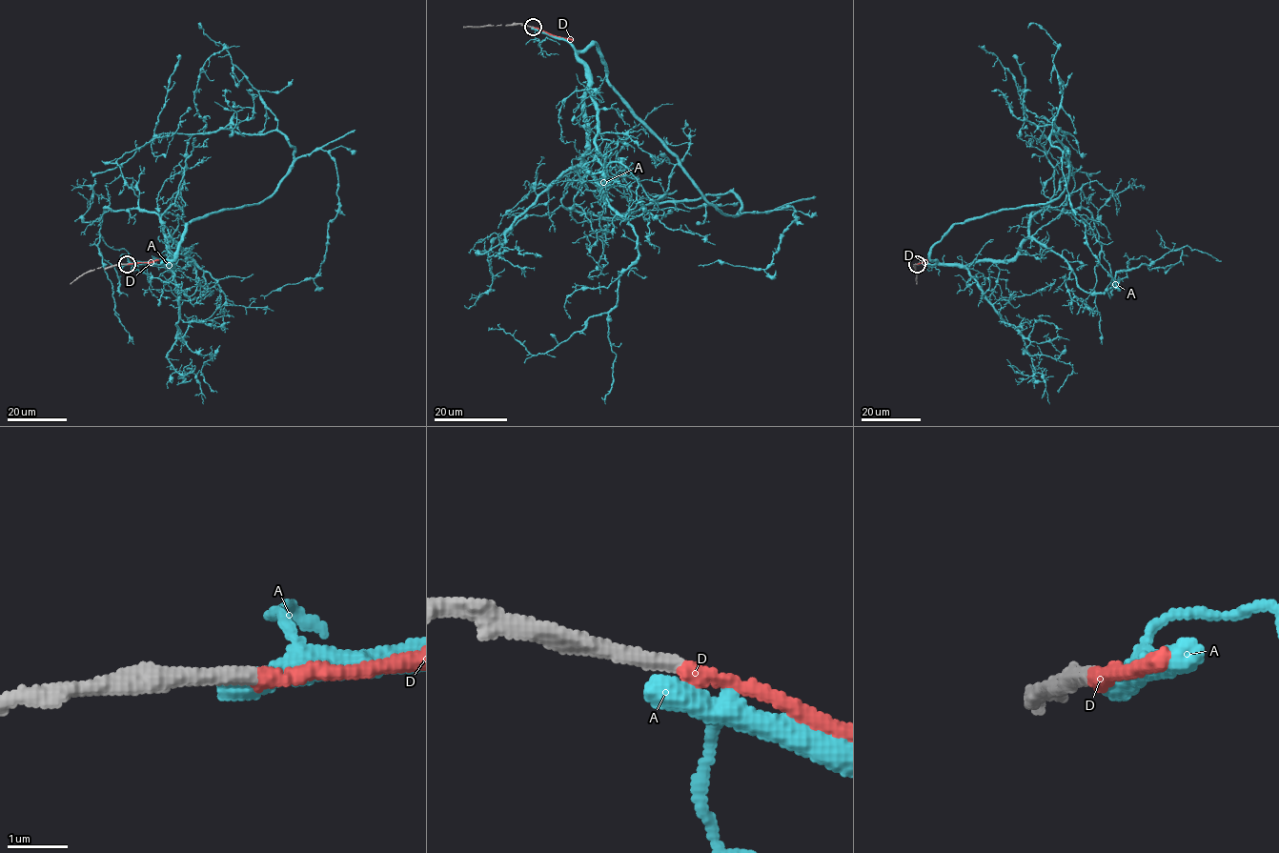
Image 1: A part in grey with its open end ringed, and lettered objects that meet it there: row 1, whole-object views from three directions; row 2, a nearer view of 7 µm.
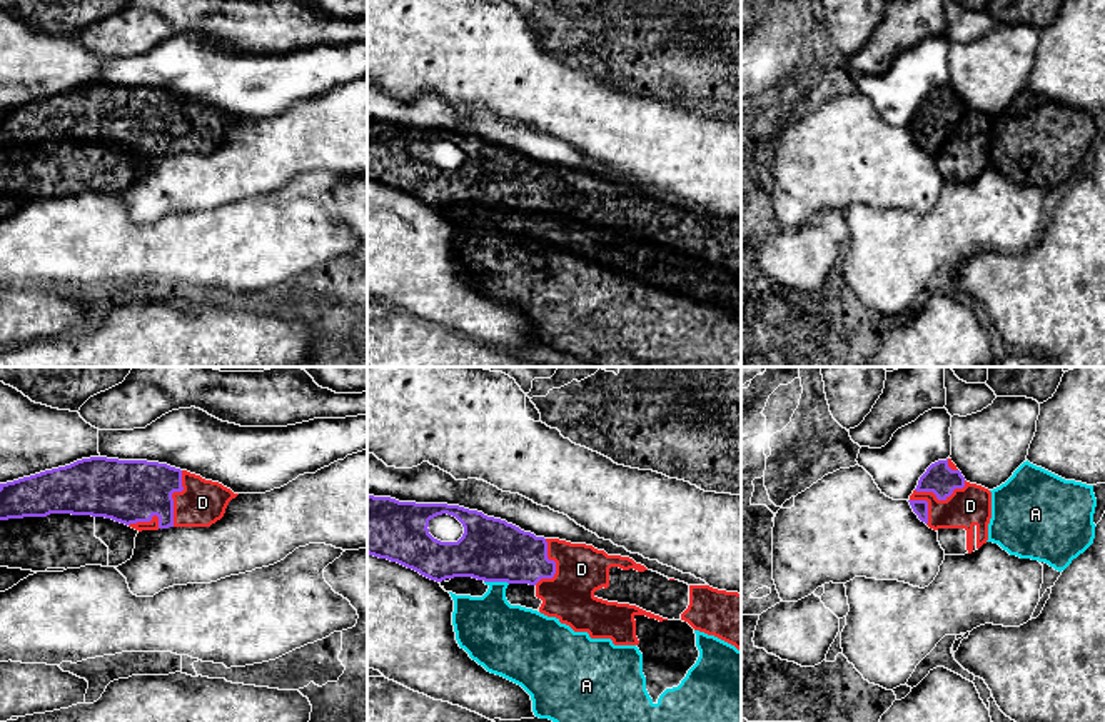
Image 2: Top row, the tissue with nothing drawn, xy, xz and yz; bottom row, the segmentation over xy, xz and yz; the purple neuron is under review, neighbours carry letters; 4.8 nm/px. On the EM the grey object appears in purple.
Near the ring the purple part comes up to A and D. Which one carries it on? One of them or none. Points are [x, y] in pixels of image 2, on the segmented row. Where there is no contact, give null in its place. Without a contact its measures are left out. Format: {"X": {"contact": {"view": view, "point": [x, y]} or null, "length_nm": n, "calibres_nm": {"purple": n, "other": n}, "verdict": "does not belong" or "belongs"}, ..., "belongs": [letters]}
{"A": {"contact": {"view": "xz", "point": [496, 581]}, "length_nm": 120, "calibres_nm": {"purple": 300, "other": 320}, "verdict": "does not belong"}, "D": {"contact": {"view": "xy", "point": [171, 496]}, "length_nm": 280, "calibres_nm": {"purple": 300, "other": 220}, "verdict": "belongs"}, "belongs": ["D"]}

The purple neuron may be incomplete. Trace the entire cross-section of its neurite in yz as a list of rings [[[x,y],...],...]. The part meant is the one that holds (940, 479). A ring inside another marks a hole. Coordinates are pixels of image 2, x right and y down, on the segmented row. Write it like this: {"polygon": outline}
{"polygon": [[[951,459],[931,464],[910,495],[910,505],[930,529],[965,529],[966,550],[988,540],[991,492],[965,480]]]}

